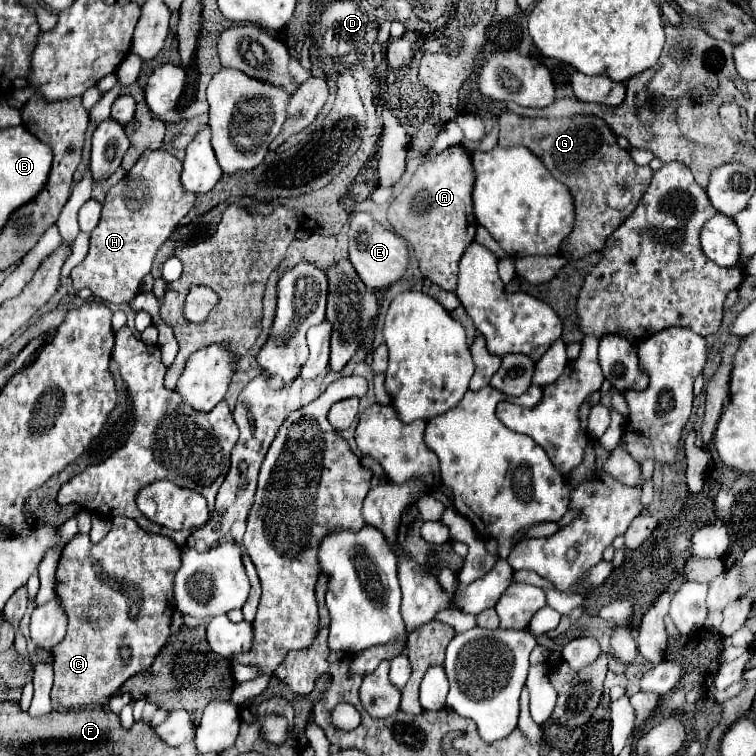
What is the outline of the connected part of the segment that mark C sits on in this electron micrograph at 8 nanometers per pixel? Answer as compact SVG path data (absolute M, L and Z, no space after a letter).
M113 517L111 531L101 543L91 543L89 535L77 533L63 549L55 593L67 615L67 635L53 647L55 659L55 685L53 685L53 703L67 707L77 707L83 703L105 701L133 675L143 673L151 667L155 655L161 651L169 637L171 615L175 613L173 599L173 579L181 567L183 547L175 541L145 533L129 517Z

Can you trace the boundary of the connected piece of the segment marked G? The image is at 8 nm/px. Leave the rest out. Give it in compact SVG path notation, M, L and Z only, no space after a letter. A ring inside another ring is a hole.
M507 111L499 117L499 127L501 127L499 129L499 145L503 145L503 147L513 147L513 145L527 147L529 151L533 151L543 161L543 165L549 169L549 173L557 181L567 185L567 189L571 191L573 205L575 205L575 225L573 225L569 237L565 237L565 241L559 247L559 257L565 257L569 261L583 259L589 253L605 249L605 243L611 237L611 233L635 211L639 199L643 197L643 193L647 191L647 187L651 183L651 177L653 177L651 167L639 167L631 159L629 151L625 151L617 145L615 133L605 123L601 123L601 119L597 119L593 115L577 115L577 117L571 117L571 119L533 119L531 121L527 117L519 117L519 115ZM613 185L621 185L621 187L631 191L631 201L625 209L613 209L605 201L605 195L607 195L609 187L613 187Z

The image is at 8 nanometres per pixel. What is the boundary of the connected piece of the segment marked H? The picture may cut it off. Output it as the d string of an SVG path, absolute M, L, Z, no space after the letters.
M145 151L131 173L111 187L101 219L91 231L89 253L71 271L75 291L89 287L95 297L109 303L129 303L135 297L141 279L151 271L157 249L195 205L195 195L181 185L181 169L183 163L167 151Z

